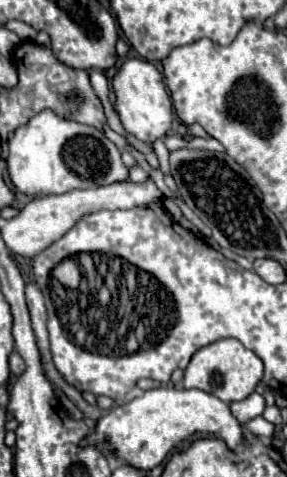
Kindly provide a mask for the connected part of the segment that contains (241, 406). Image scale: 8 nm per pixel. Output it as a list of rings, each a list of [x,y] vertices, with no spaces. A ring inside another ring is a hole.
[[[253,392],[253,394],[247,396],[245,400],[231,402],[229,408],[231,408],[233,416],[235,416],[241,424],[245,424],[245,422],[249,422],[249,420],[253,420],[253,418],[257,418],[257,416],[263,414],[263,410],[265,410],[265,400],[263,400],[261,394]]]

